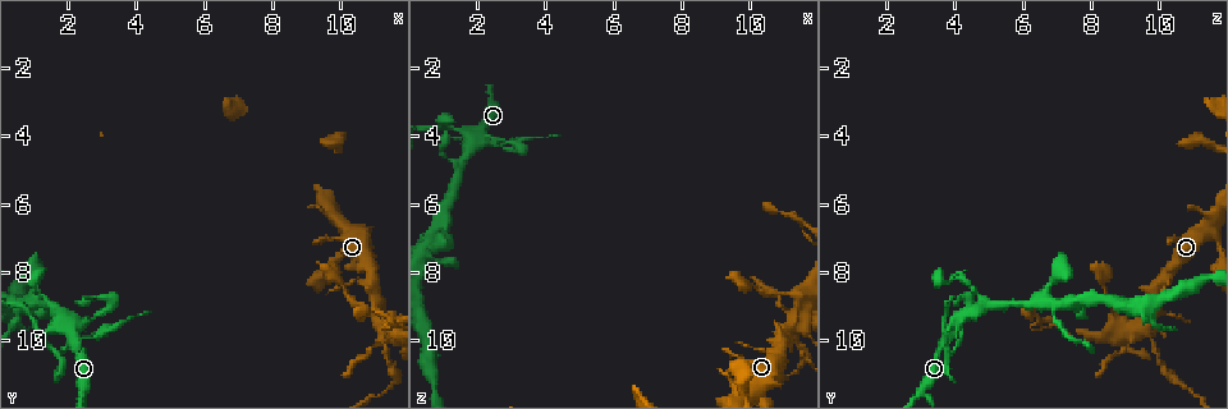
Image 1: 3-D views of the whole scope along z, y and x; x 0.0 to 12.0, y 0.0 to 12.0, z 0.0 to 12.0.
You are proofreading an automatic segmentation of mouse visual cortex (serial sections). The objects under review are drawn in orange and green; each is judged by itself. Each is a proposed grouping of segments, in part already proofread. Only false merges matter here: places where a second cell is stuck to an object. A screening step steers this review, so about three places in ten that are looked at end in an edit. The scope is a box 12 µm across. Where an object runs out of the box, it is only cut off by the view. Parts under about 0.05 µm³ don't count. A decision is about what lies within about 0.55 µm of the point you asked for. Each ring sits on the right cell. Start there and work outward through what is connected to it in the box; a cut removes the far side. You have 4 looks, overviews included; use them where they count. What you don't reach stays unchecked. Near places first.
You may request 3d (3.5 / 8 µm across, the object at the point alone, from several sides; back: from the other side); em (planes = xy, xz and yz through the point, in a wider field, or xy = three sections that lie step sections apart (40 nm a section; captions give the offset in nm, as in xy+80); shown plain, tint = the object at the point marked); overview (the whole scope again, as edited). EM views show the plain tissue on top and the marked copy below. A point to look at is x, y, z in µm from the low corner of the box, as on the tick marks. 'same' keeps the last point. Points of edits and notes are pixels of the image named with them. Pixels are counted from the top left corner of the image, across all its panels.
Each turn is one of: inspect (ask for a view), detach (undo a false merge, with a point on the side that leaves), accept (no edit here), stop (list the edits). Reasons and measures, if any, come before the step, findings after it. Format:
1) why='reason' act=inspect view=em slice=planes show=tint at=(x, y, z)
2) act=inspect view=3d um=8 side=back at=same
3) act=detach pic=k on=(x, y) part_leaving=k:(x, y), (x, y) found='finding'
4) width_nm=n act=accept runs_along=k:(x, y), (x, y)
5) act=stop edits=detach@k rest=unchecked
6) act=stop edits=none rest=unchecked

act=inspect view=3d um=3.5 at=(11.1, 9.7, 9.5)

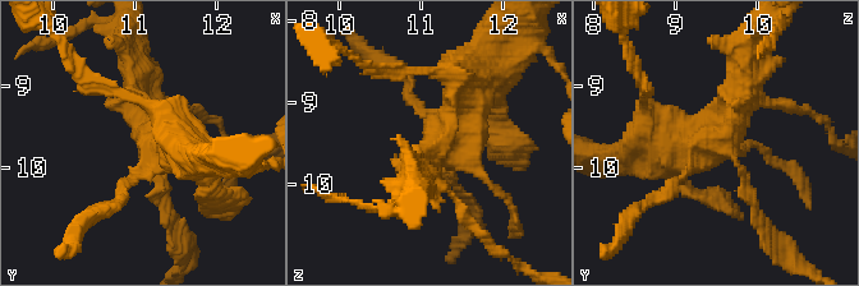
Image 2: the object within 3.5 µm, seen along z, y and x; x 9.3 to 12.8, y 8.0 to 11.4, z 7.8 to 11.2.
act=detach pic=2 on=(164, 212) part_leaving=2:(160, 179), (183, 266) found='a second cell is stuck on'

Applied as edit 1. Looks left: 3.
why='redraw' act=inspect view=overview

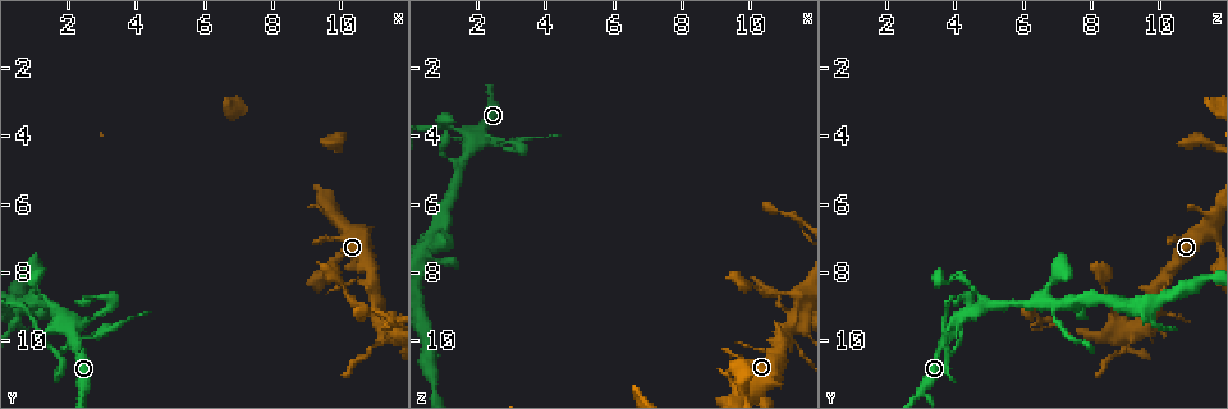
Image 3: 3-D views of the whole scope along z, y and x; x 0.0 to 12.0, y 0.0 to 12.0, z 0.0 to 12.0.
why='two arms in line, one across' act=inspect view=3d um=3.5 at=(1.2, 9.9, 3.8)

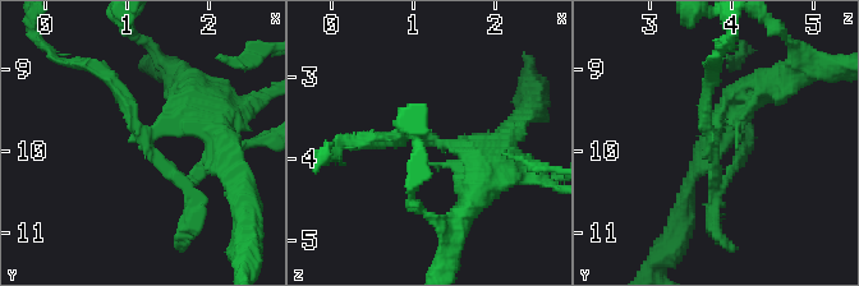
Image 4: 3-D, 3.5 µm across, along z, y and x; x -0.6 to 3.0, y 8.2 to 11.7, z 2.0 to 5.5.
arms=3 arm_widths_nm=150,150,400 why='need the tissue' act=inspect view=em slice=planes show=tint at=(1.30, 9.80, 3.80)

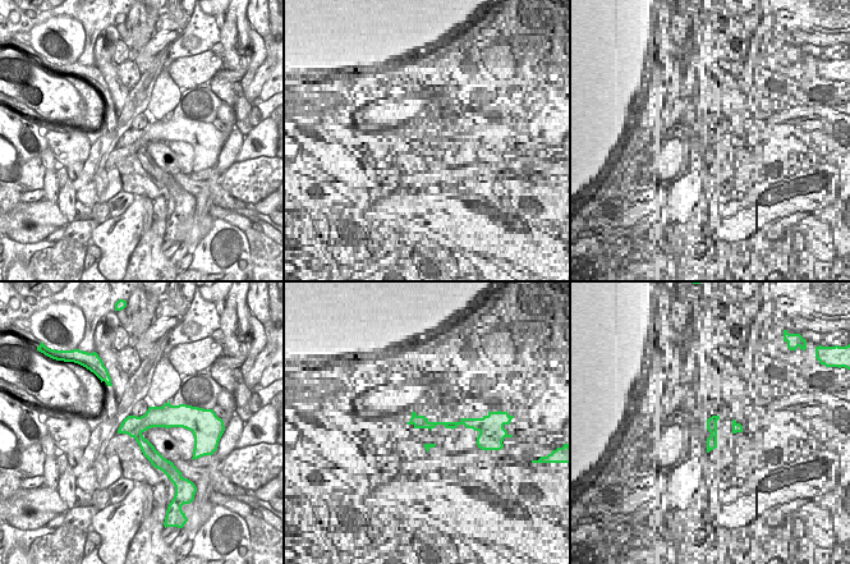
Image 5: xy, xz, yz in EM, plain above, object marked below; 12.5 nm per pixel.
act=detach pic=4 on=(119, 97) part_leaving=4:(717, 132), (717, 183), (743, 151) found='a second cell is stuck on'

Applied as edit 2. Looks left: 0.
act=stop edits=detach@2,detach@4 rest=unchecked

